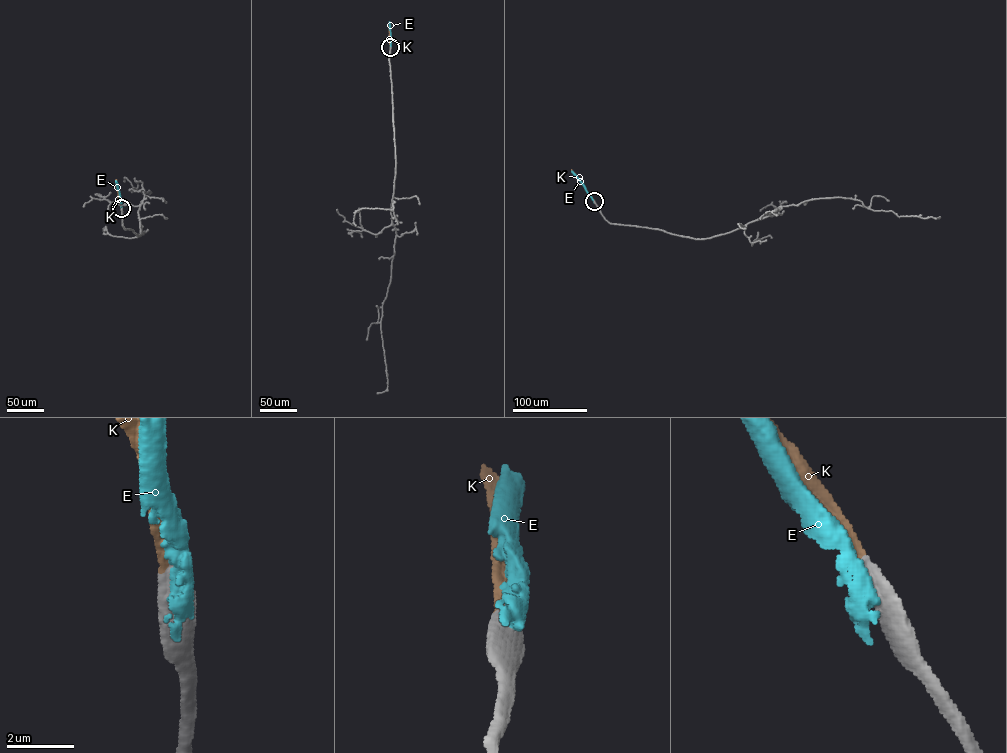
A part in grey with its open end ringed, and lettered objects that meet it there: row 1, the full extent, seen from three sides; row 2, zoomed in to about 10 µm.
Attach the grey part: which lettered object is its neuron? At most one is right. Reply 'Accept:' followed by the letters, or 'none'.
Accept: K

